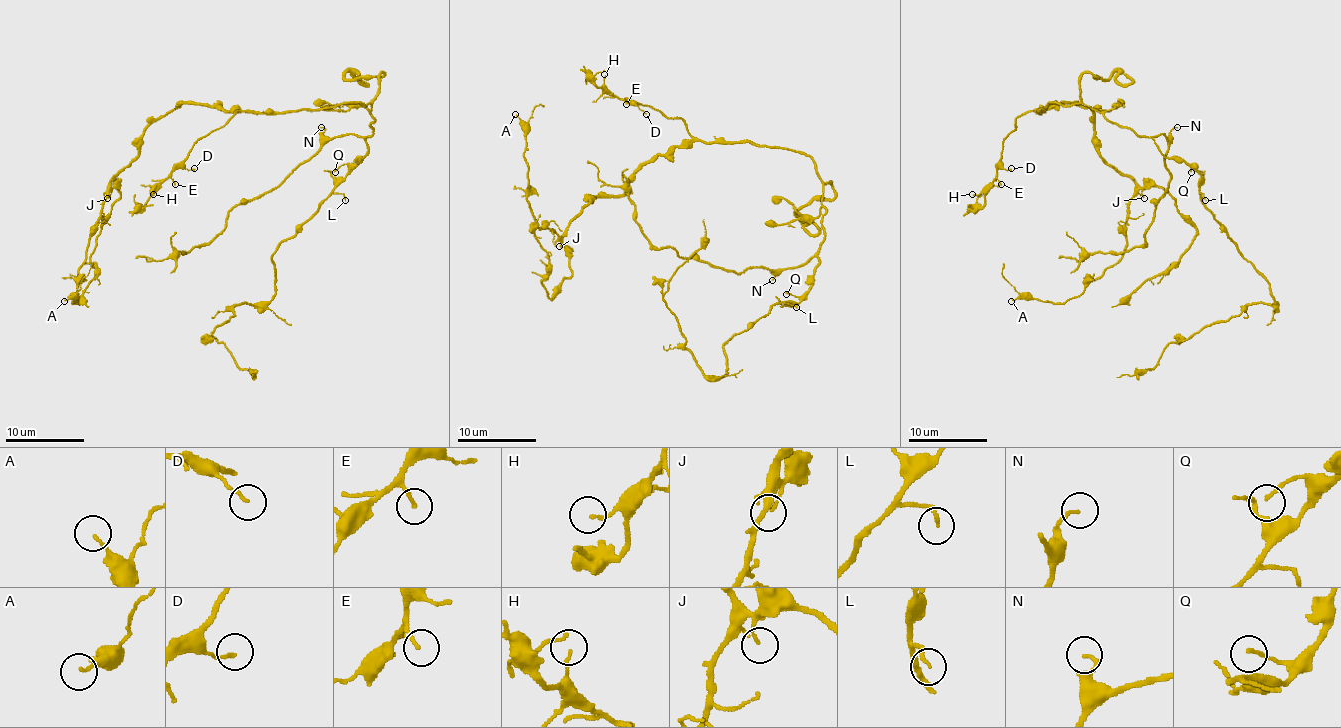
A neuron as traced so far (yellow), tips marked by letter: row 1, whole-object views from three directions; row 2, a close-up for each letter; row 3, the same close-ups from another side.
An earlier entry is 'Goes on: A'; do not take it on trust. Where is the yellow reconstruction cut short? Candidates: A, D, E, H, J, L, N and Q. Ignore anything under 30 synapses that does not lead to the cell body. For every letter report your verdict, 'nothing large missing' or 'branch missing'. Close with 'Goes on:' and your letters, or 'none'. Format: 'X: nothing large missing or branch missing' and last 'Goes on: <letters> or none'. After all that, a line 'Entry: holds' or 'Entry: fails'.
A: branch missing
D: nothing large missing
E: nothing large missing
H: nothing large missing
J: nothing large missing
L: nothing large missing
N: nothing large missing
Q: nothing large missing
Goes on: A
Entry: holds

